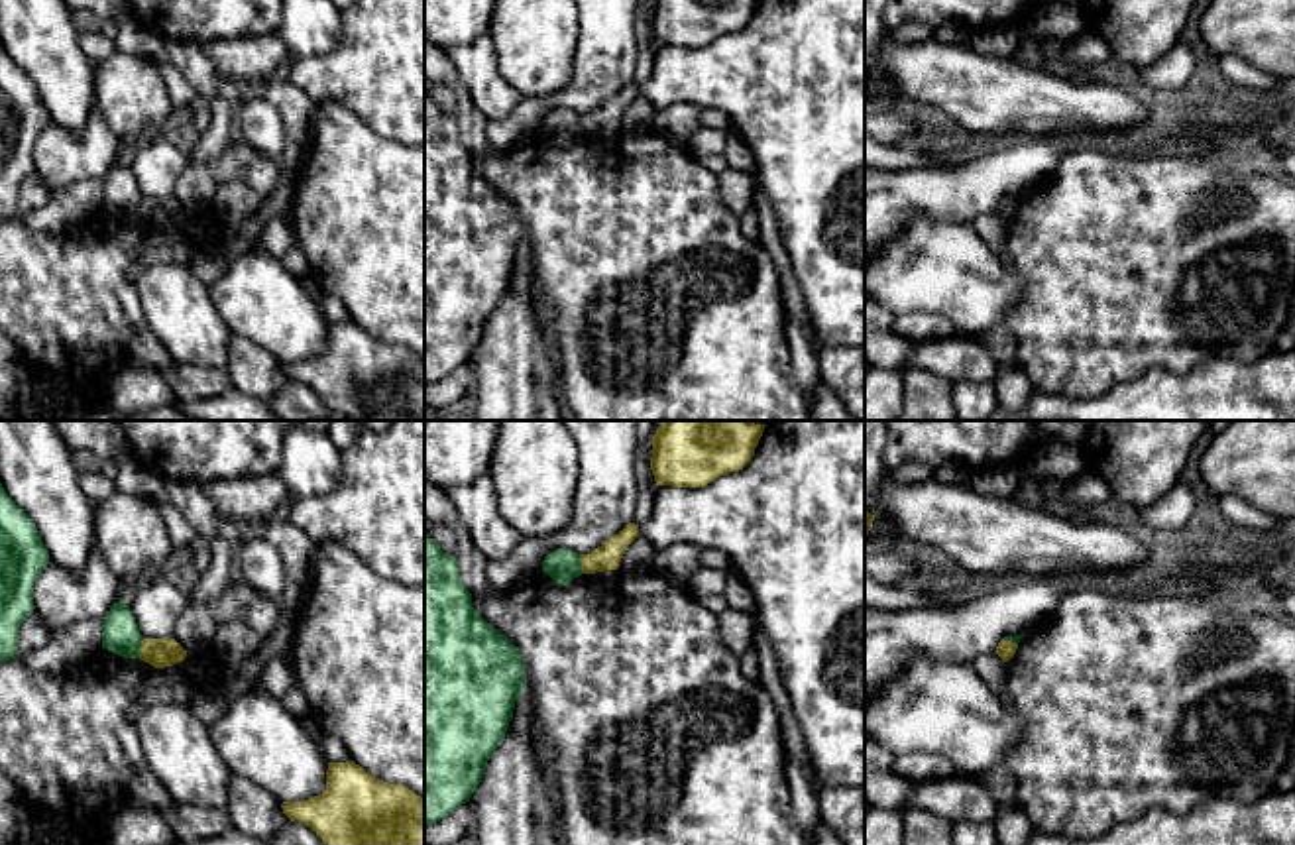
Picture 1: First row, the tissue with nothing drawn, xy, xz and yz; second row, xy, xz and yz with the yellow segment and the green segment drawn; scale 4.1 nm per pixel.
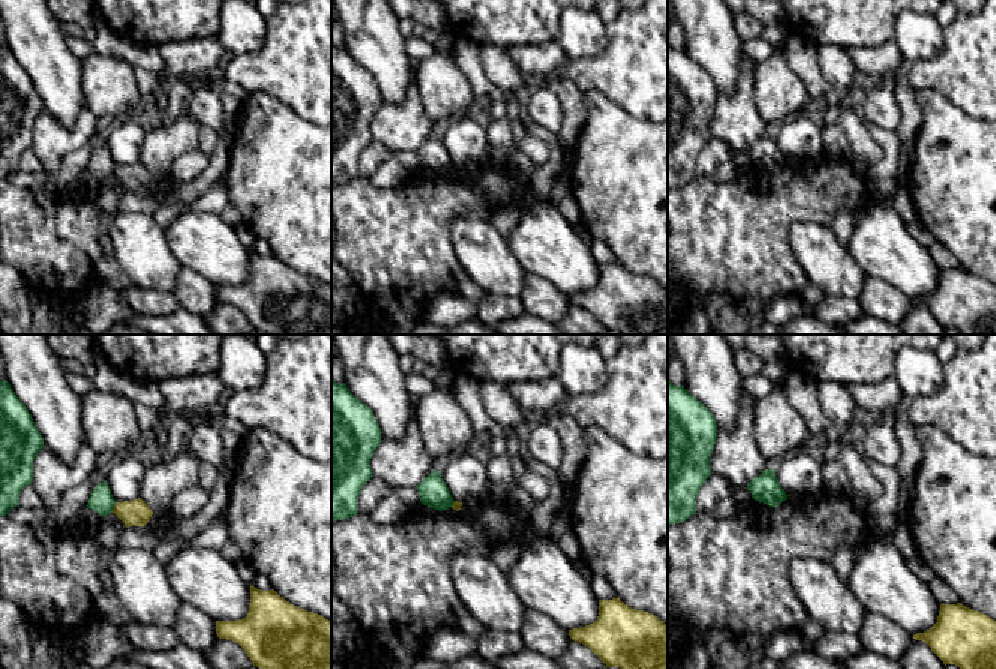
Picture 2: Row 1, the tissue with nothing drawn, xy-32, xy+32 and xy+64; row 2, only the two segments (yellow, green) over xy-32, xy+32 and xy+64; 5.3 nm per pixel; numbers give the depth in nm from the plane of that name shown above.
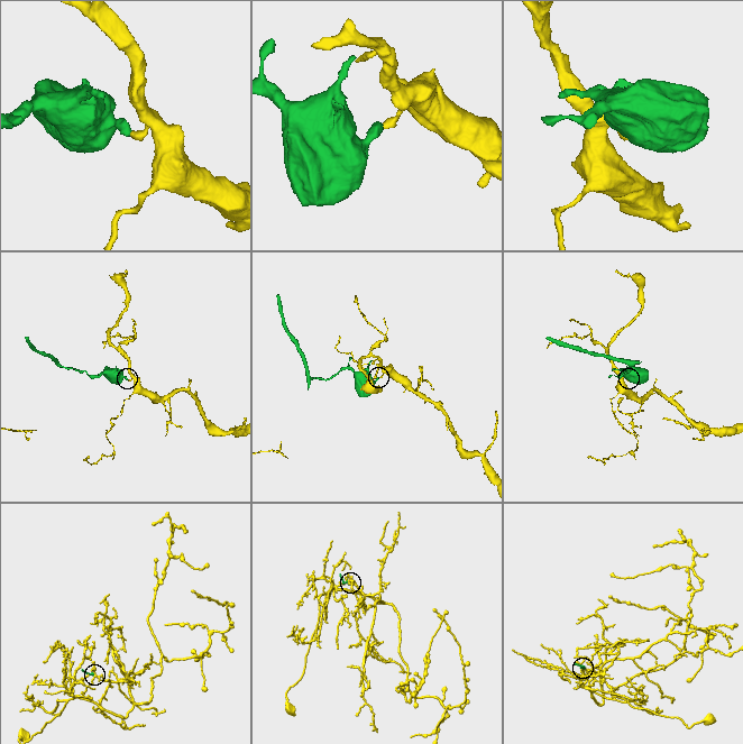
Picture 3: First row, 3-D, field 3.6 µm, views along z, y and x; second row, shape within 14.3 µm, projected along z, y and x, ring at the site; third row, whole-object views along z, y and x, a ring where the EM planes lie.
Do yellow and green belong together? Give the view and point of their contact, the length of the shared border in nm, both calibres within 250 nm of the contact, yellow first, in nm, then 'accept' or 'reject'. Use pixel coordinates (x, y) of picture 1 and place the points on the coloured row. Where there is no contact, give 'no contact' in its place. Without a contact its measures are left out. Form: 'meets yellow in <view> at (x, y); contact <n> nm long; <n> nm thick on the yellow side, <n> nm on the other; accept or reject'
meets yellow in xy at (140, 649); contact 80 nm long; 120 nm thick on the yellow side, 150 nm on the other; reject

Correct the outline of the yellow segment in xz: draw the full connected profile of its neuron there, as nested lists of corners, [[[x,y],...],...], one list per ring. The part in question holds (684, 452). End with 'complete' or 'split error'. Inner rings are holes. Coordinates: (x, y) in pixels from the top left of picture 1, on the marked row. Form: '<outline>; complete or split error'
[[[664,421],[652,436],[656,485],[705,487],[743,470],[764,426],[751,421]]]; complete

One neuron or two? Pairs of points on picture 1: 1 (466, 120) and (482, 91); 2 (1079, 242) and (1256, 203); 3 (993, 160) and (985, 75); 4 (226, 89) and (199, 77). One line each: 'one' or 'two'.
1: two
2: one
3: two
4: one

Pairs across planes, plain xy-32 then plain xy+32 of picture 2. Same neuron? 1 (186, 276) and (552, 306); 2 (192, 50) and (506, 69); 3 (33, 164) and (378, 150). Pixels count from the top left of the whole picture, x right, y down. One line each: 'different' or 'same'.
1: same
2: different
3: same

